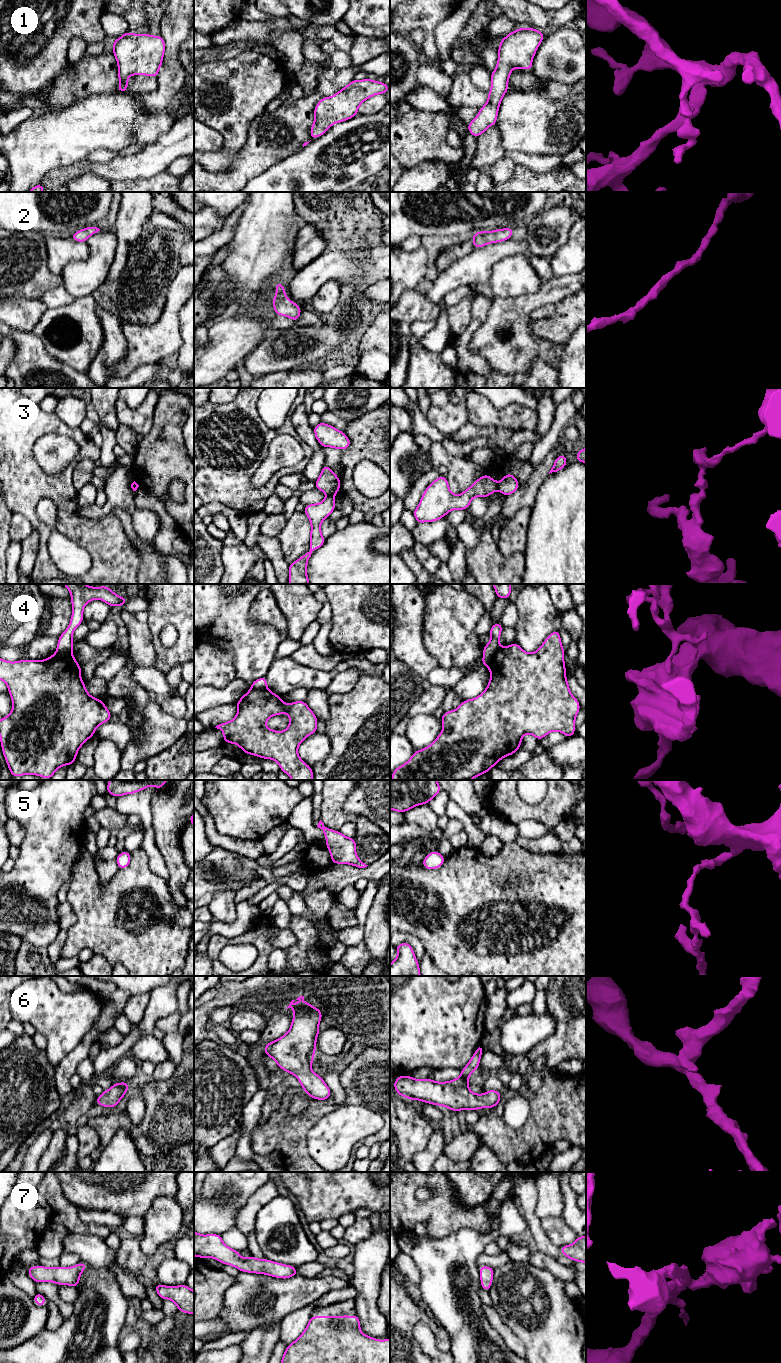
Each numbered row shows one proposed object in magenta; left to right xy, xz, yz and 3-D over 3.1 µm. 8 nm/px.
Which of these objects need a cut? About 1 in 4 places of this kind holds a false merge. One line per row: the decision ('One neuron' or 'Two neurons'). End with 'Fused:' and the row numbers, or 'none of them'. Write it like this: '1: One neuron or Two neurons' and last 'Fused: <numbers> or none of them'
1: One neuron
2: One neuron
3: Two neurons
4: Two neurons
5: One neuron
6: One neuron
7: One neuron
Fused: 3, 4

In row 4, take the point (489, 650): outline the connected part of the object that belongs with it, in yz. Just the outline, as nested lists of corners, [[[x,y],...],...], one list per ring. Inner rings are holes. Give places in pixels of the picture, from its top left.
[[[500,623],[492,624],[489,635],[491,637],[489,643],[483,648],[483,659],[481,665],[489,666],[494,658],[495,652],[501,648],[499,644],[499,638],[501,636],[501,630],[503,625]]]

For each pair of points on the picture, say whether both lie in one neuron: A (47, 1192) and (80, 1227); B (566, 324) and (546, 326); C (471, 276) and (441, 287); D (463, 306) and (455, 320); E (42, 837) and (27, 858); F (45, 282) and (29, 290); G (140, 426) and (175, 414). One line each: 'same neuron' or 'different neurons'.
A: same neuron
B: same neuron
C: same neuron
D: same neuron
E: same neuron
F: same neuron
G: different neurons

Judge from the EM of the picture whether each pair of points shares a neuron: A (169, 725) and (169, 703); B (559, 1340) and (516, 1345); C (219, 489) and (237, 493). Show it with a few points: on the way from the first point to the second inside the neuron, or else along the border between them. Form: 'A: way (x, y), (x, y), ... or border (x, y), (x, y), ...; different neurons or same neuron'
A: border (157, 698), (159, 707), (164, 712), (183, 719); different neurons
B: border (507, 1326), (522, 1342), (525, 1352); different neurons
C: way (223, 489), (233, 489); same neuron

